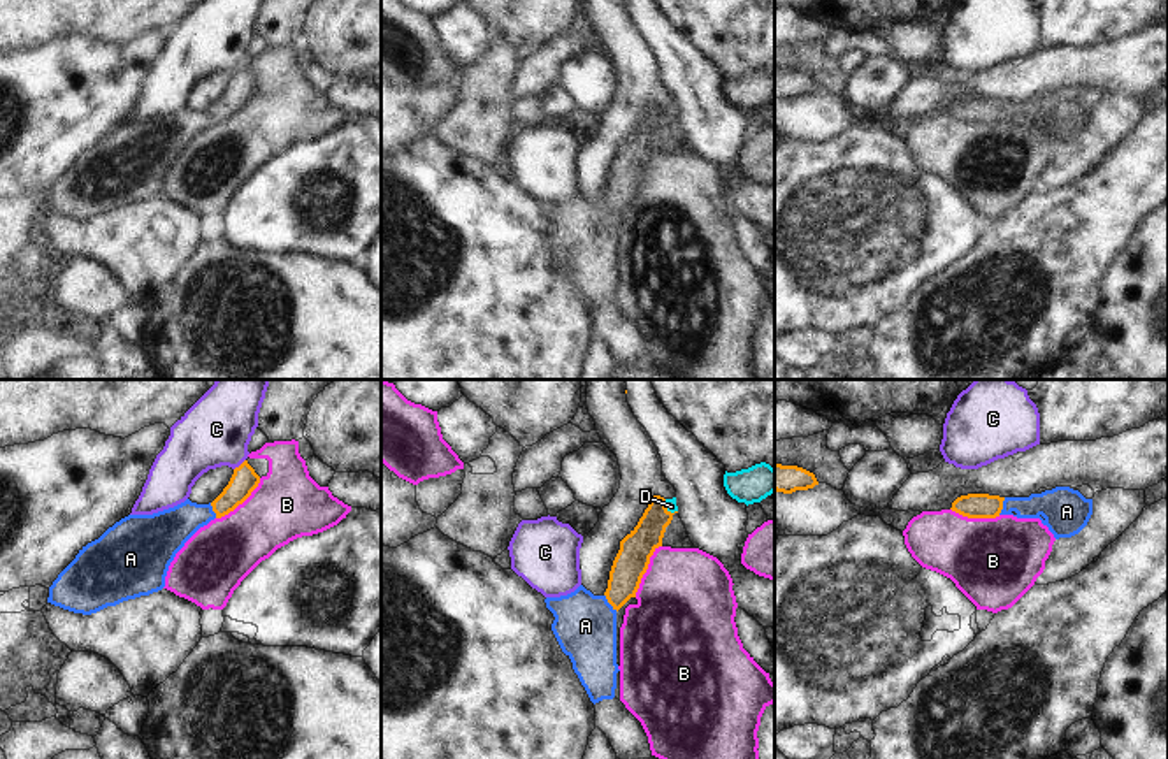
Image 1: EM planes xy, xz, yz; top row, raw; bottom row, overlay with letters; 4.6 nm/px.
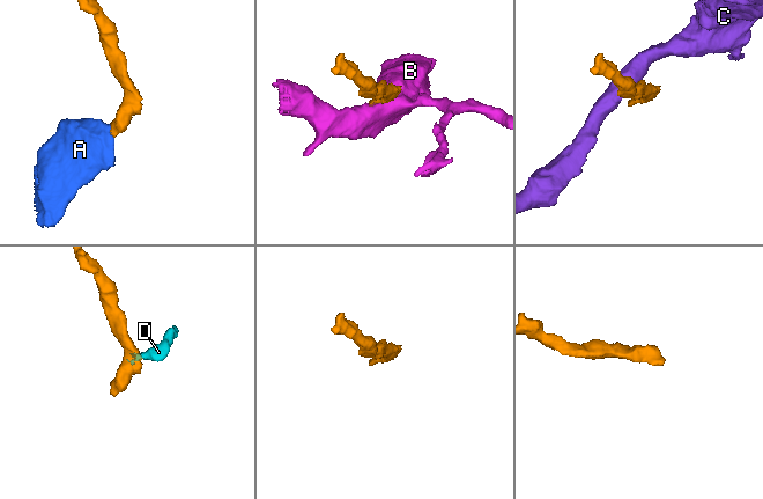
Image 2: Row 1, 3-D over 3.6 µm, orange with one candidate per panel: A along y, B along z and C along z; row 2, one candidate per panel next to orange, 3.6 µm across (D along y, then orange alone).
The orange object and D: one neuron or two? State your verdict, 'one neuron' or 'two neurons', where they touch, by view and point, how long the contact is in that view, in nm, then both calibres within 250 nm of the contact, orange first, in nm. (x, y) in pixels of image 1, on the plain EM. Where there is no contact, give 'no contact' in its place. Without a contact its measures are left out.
two neurons | xz (666, 115) | 90 nm | 150/50 nm

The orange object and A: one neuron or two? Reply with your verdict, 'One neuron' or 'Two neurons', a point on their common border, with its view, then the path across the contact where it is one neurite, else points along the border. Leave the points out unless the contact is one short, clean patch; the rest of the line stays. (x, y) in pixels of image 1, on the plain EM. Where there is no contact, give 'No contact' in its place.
One neuron. Touches orange at xz (610, 209). Path across: xz (631, 169), (624, 190), (610, 209), (585, 232).

